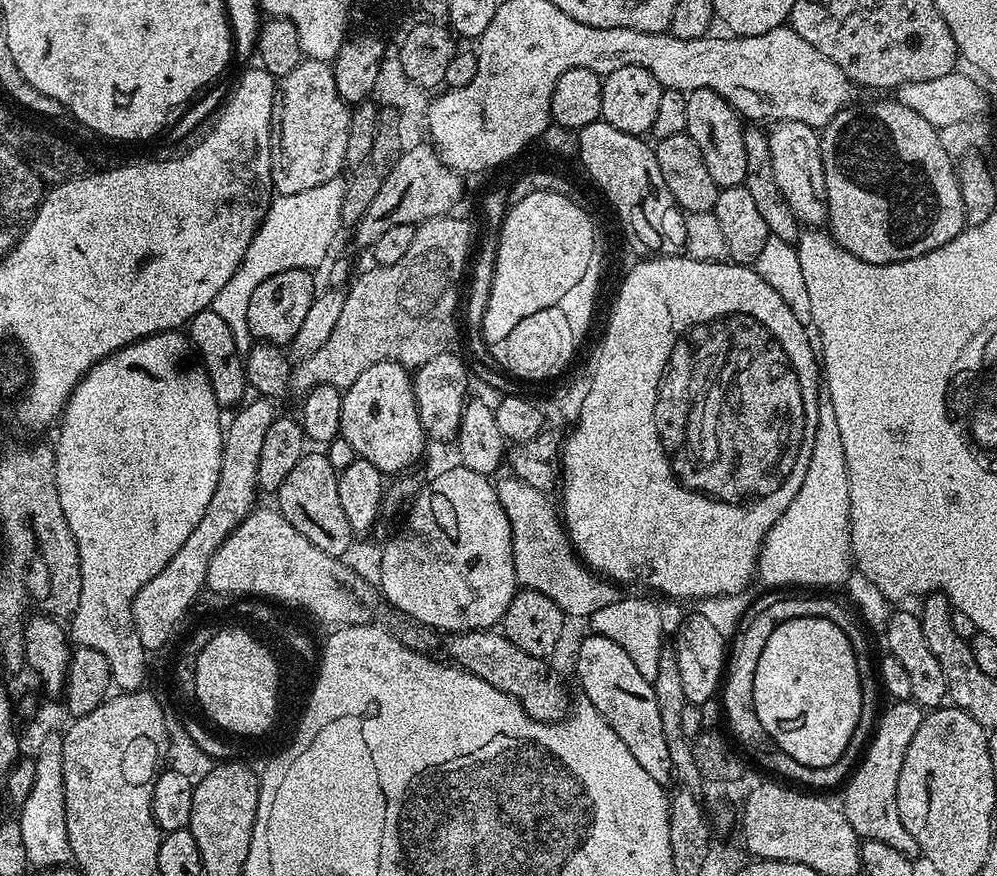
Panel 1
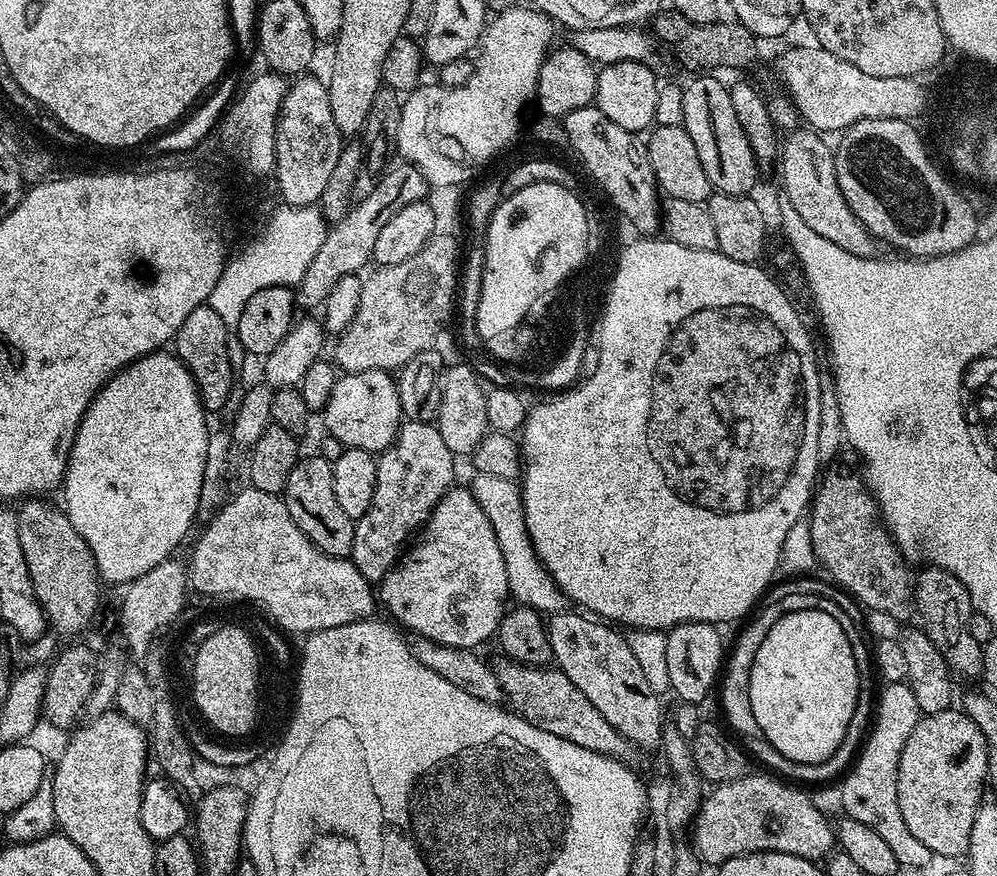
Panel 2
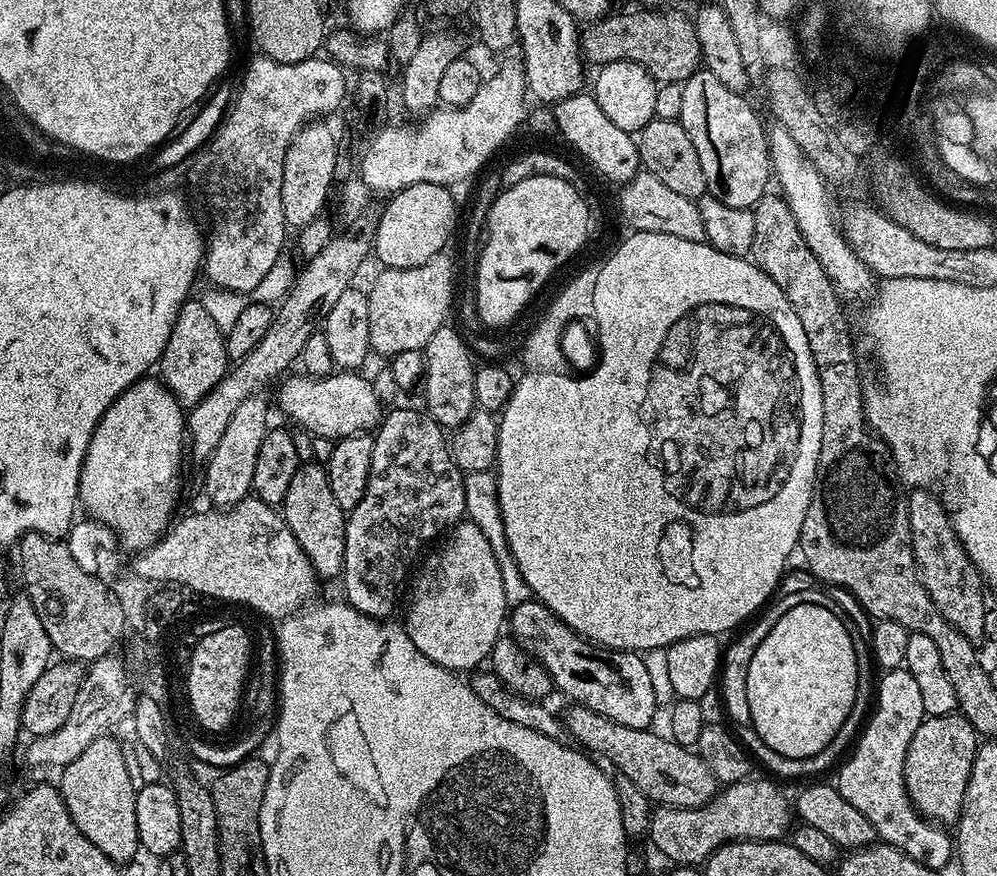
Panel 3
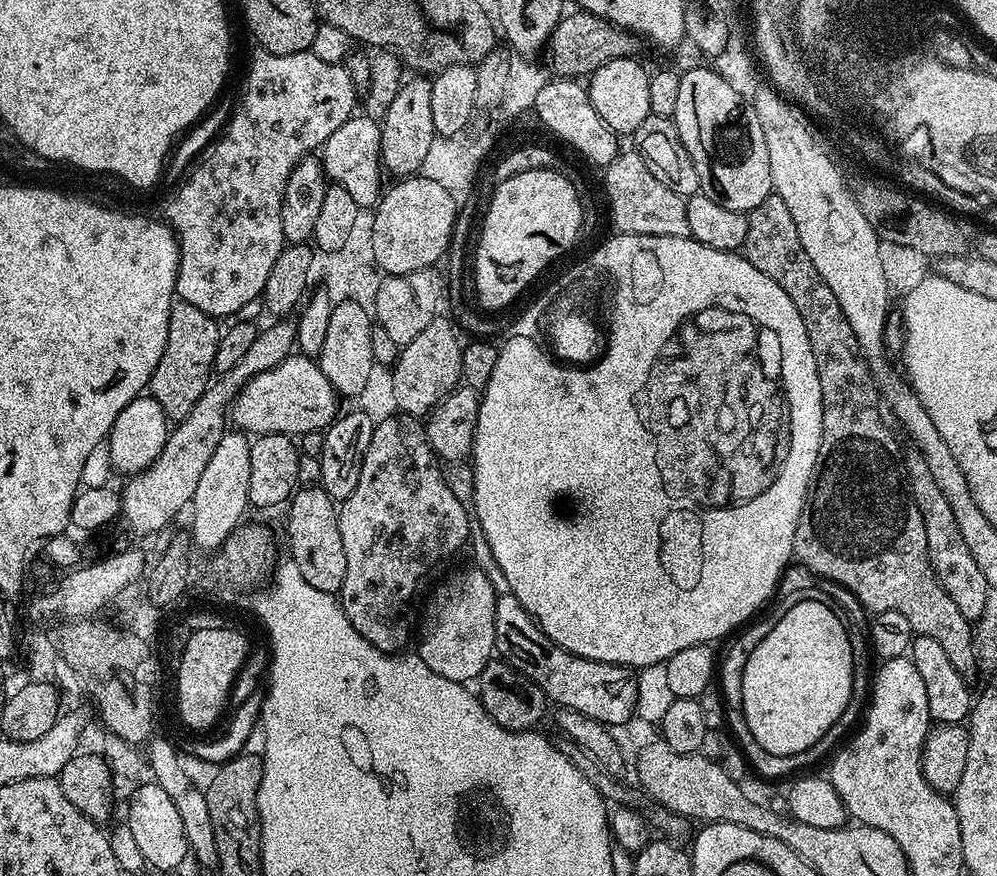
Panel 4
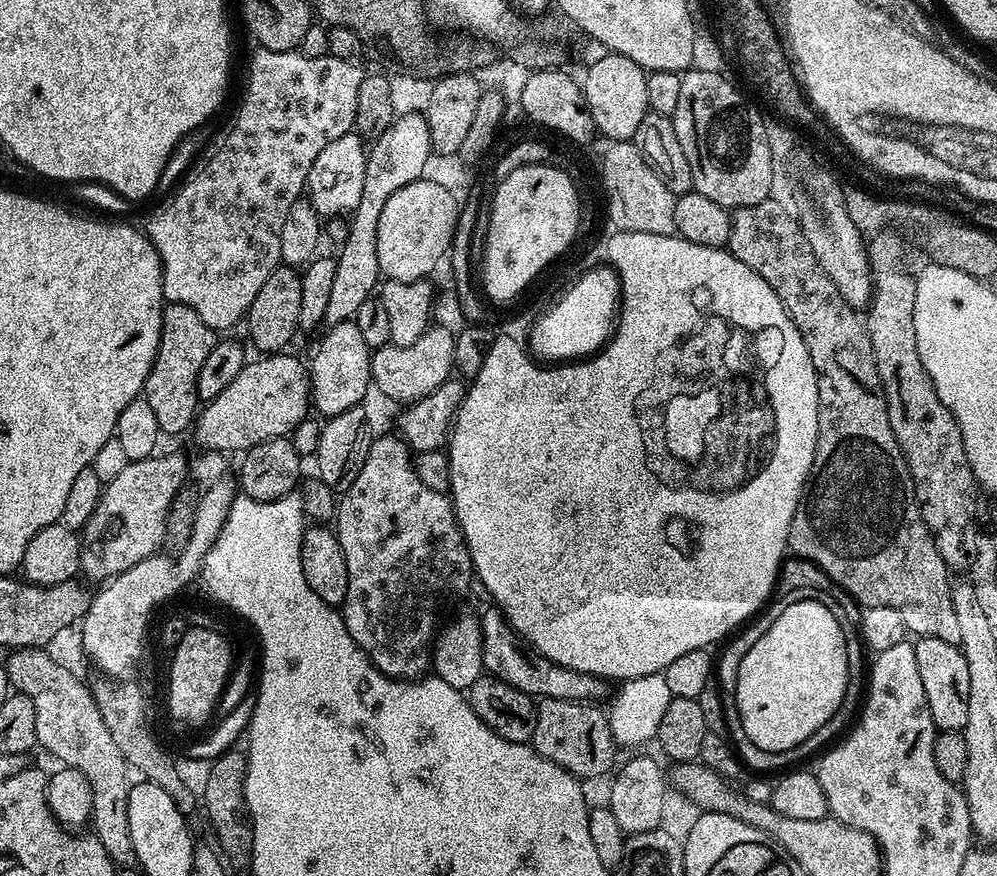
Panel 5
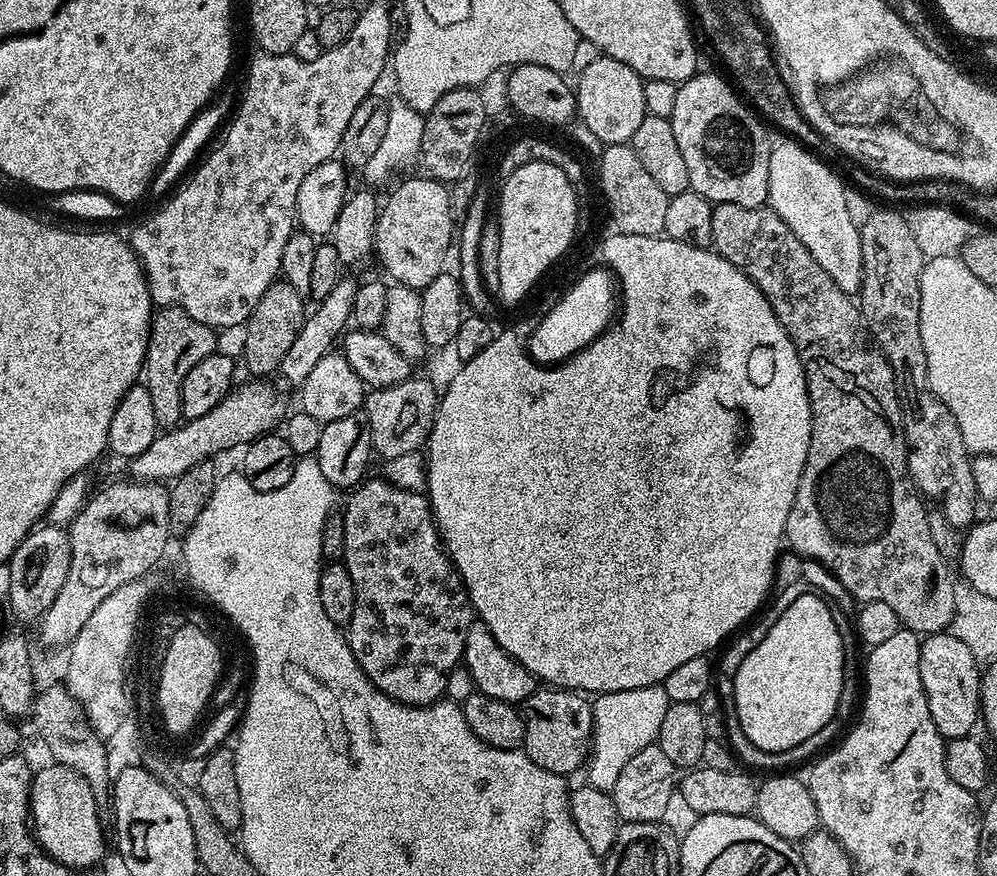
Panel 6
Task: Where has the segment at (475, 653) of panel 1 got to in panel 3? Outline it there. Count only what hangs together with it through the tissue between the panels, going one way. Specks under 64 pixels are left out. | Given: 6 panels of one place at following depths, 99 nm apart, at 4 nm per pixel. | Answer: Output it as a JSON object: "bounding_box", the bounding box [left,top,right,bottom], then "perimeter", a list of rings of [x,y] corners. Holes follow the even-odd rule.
{"bounding_box":[562,703,716,808],"perimeter":[[[573,703],[571,707],[562,716],[567,735],[576,739],[575,743],[593,757],[609,760],[617,773],[630,778],[652,802],[670,808],[698,808],[711,802],[716,795],[716,776],[693,749],[681,748],[667,735],[659,736],[656,730],[622,726],[622,722],[614,722],[581,704]]]}

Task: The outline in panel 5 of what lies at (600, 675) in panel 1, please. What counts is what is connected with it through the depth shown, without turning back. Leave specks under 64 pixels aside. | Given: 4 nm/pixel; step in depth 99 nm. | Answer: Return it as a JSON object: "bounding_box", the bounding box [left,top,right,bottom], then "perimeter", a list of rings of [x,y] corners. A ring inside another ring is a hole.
{"bounding_box":[479,606,605,702],"perimeter":[[[488,606],[484,616],[479,617],[482,630],[482,658],[484,670],[489,676],[497,676],[502,682],[514,686],[514,690],[522,690],[530,697],[562,698],[563,700],[582,700],[585,702],[600,702],[604,696],[605,681],[598,676],[582,674],[570,670],[566,666],[558,666],[550,662],[539,652],[526,646],[526,642],[508,625],[508,620],[495,606]]]}

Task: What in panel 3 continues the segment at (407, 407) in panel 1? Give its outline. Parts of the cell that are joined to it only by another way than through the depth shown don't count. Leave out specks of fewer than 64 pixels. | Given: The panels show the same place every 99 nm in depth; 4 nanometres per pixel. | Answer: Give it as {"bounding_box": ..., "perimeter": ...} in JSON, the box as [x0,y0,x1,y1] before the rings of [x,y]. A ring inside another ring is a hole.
{"bounding_box":[280,370,382,441],"perimeter":[[[336,370],[331,376],[319,378],[299,375],[289,375],[283,381],[285,384],[280,388],[280,408],[286,415],[293,416],[303,431],[337,441],[344,436],[368,432],[379,425],[382,419],[380,400],[371,382],[360,376],[364,374],[356,370]]]}

